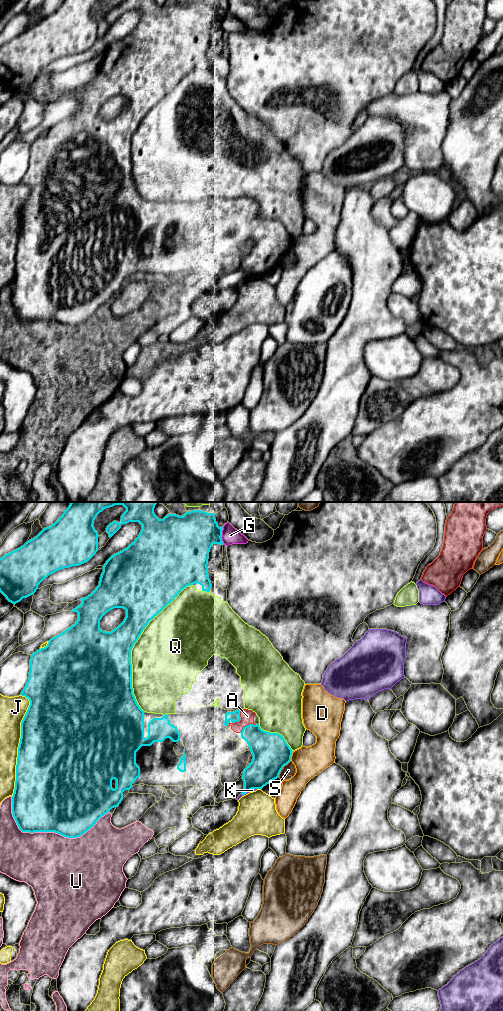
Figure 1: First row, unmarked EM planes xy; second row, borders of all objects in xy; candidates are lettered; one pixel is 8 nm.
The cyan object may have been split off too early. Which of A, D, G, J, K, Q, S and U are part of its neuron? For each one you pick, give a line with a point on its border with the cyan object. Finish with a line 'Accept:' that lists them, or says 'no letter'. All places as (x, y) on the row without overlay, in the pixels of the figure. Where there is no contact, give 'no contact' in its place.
A: meets cyan in xy at (247, 213)
Accept: A

